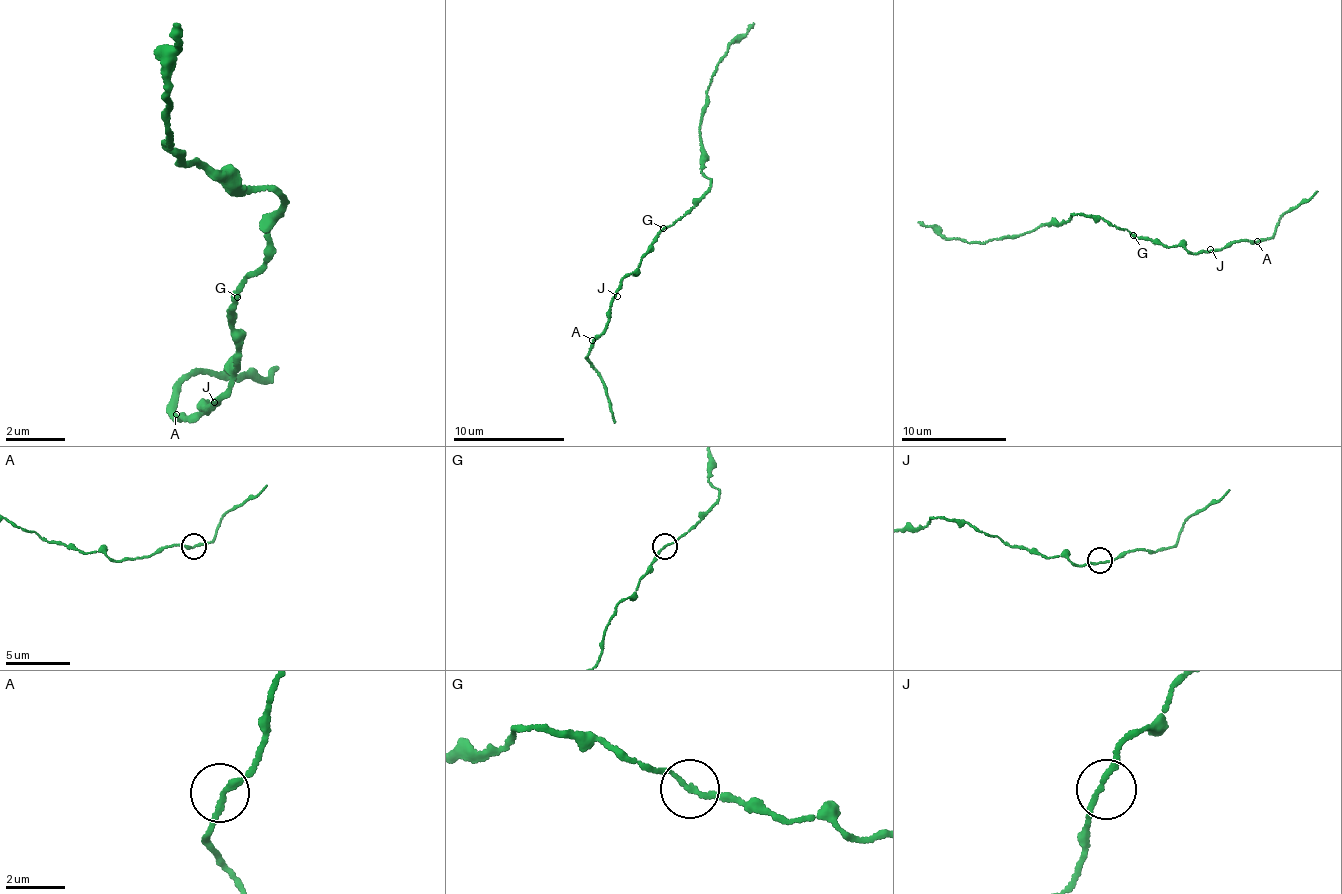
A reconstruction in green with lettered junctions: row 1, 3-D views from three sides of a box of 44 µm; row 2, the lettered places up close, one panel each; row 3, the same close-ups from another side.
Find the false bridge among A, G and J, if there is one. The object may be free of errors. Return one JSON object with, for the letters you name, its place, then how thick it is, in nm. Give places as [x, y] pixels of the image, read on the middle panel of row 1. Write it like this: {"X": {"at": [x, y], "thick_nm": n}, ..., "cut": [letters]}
{"G": {"at": [663, 228], "thick_nm": 150}, "cut": ["G"]}

